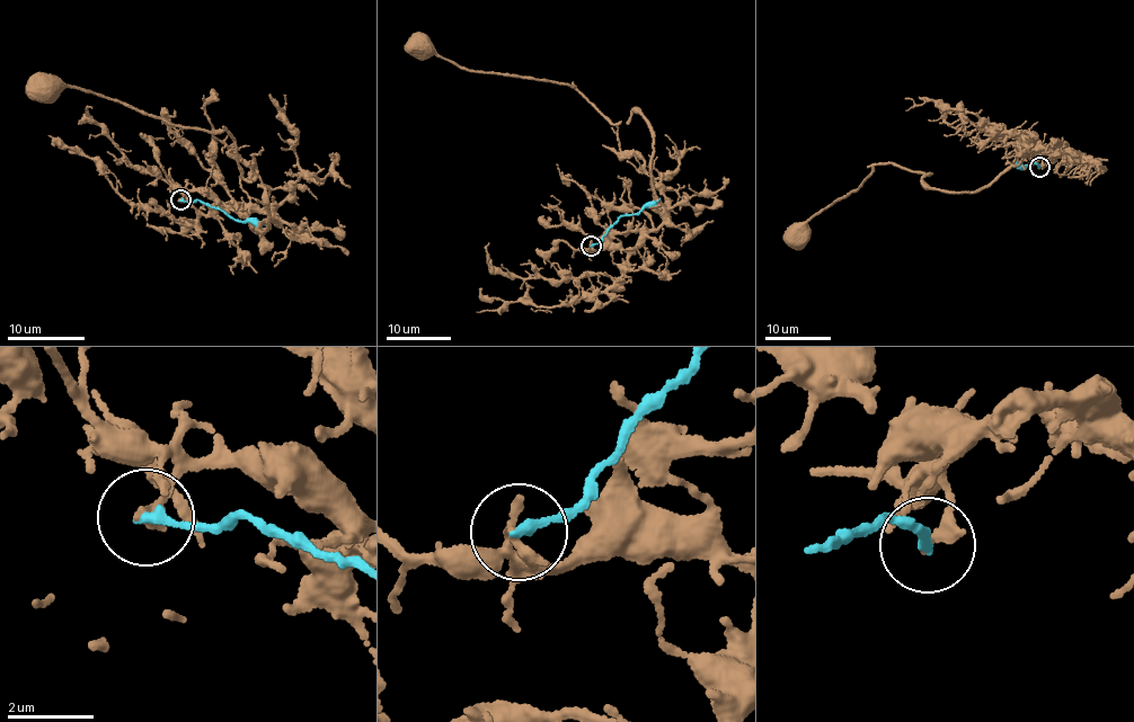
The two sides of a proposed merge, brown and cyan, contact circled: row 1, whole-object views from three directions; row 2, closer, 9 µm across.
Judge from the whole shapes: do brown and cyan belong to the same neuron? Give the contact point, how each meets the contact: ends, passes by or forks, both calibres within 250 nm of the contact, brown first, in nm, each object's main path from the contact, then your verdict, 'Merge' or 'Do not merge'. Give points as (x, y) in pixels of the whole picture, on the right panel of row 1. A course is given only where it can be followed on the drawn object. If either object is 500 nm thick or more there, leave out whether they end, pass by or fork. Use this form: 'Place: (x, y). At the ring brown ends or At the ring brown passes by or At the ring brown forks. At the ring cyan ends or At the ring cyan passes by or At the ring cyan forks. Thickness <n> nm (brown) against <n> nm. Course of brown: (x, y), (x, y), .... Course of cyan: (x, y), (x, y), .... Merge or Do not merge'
Place: (1039, 167). At the ring brown ends. At the ring cyan ends. Thickness 280 nm (brown) against 240 nm. Course of brown: (1039, 167), (1050, 146), (1028, 150), (973, 192), (876, 165), (795, 231). Course of cyan: (1039, 167), (1033, 162), (1021, 168), (1025, 168), (1015, 160). Do not merge

